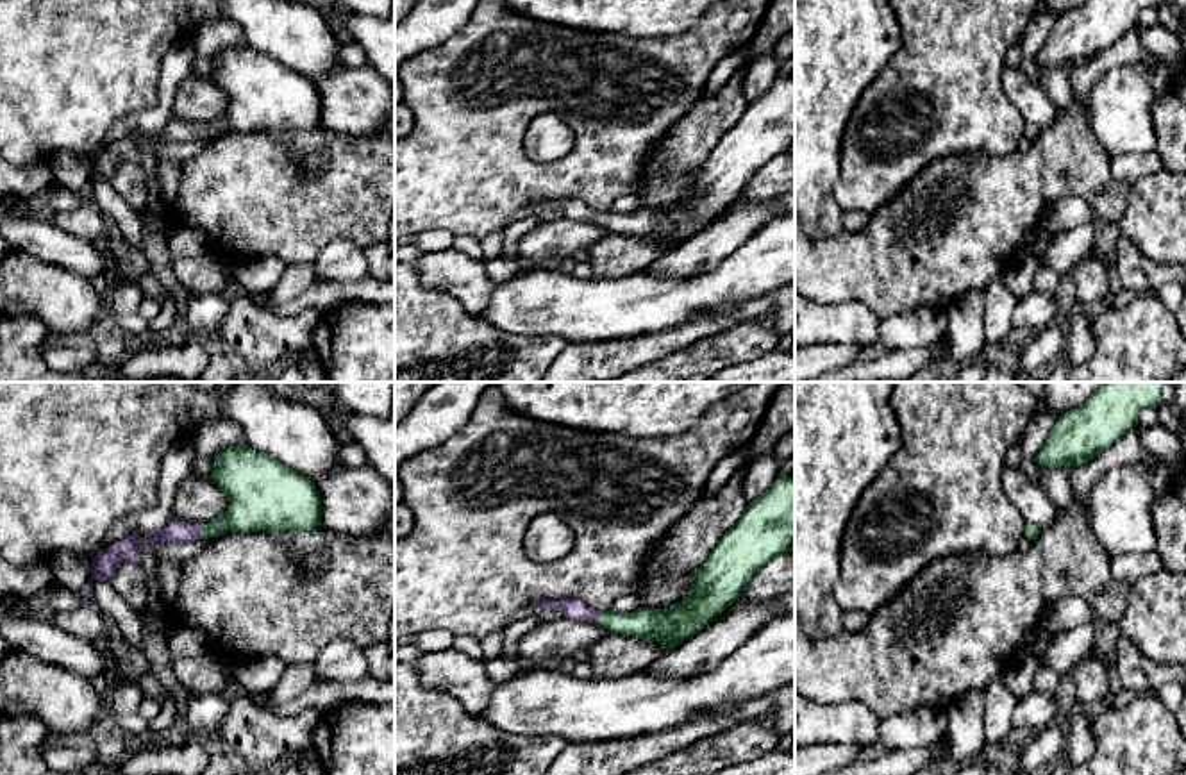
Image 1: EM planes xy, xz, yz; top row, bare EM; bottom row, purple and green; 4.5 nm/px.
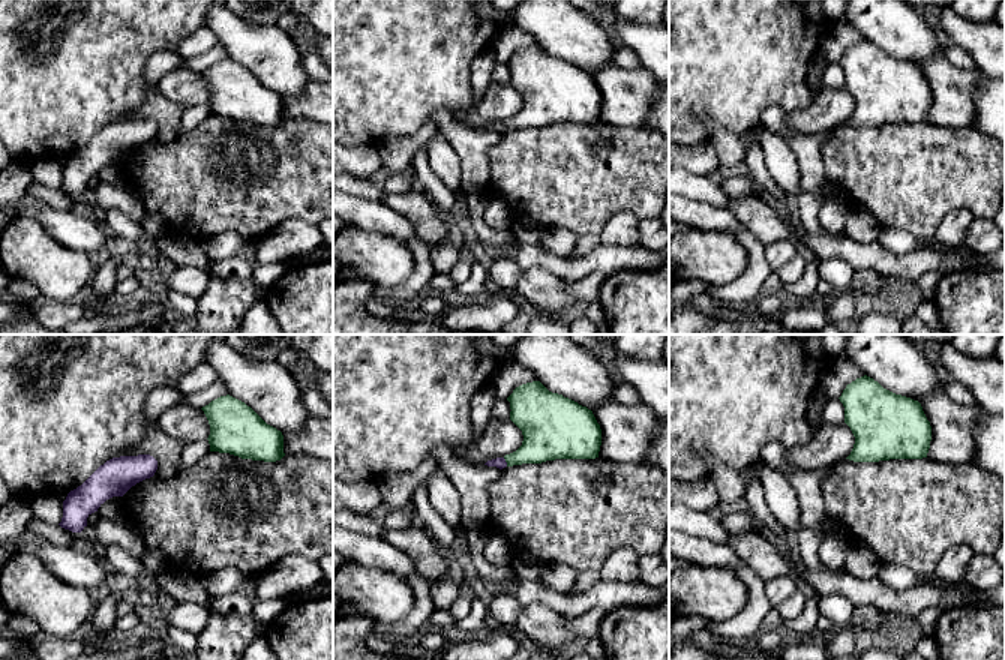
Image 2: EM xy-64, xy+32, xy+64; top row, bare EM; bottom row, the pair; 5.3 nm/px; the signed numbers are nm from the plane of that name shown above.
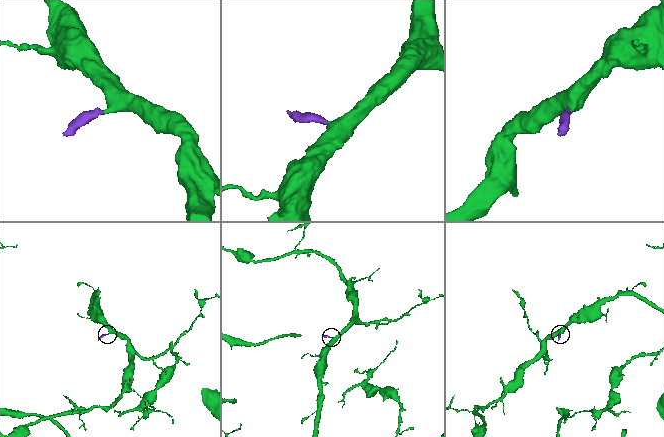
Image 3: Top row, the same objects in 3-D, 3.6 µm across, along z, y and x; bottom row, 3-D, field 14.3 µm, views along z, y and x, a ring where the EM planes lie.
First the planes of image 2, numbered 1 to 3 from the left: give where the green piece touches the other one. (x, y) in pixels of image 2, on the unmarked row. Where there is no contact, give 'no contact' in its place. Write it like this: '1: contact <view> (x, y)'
1: no contact
2: contact xy+32 (506, 126)
3: no contact

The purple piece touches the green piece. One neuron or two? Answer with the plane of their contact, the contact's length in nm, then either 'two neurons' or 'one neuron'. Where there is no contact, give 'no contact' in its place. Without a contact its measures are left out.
contact in xy; length 70 nm; one neuron

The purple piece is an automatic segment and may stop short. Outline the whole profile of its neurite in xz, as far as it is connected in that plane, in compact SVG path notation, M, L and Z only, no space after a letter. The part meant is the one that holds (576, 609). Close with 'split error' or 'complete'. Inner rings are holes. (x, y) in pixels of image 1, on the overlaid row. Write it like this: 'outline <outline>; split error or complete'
outline M779 477L713 548L693 577L688 596L666 609L597 612L580 600L541 600L530 605L557 605L564 618L598 621L607 630L652 639L673 650L731 607L752 577L795 541L795 477Z; split error

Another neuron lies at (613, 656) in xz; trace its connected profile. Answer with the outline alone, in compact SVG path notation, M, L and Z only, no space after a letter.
M607 630L588 648L595 679L627 677L652 666L666 648L652 639L638 639Z

